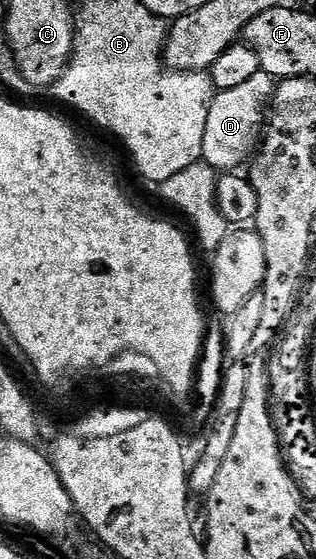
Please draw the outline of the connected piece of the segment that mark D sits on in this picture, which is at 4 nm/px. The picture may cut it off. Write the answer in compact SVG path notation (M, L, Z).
M259 69L249 81L236 85L236 89L215 94L208 109L208 125L204 125L202 159L205 163L212 165L219 173L230 173L255 154L268 119L268 108L274 98L275 86L274 76Z

